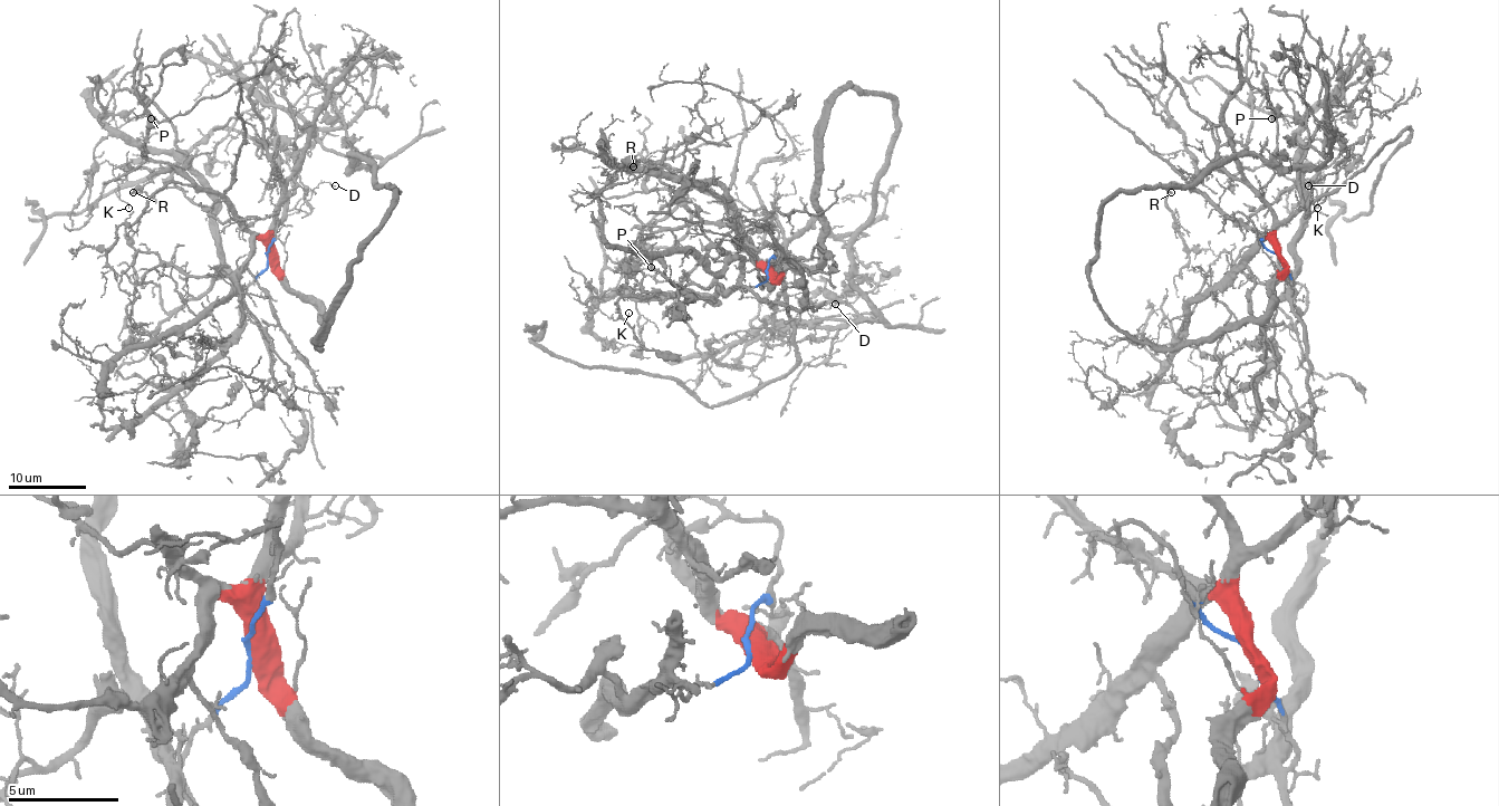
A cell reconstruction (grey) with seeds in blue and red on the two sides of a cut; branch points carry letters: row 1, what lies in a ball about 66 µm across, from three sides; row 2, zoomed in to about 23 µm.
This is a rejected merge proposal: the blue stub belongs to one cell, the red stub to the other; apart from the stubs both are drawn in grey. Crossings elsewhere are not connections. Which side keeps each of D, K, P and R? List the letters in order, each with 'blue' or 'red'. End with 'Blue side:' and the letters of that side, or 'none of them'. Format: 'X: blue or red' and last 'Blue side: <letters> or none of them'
D: red
K: blue
P: blue
R: red
Blue side: K, P

